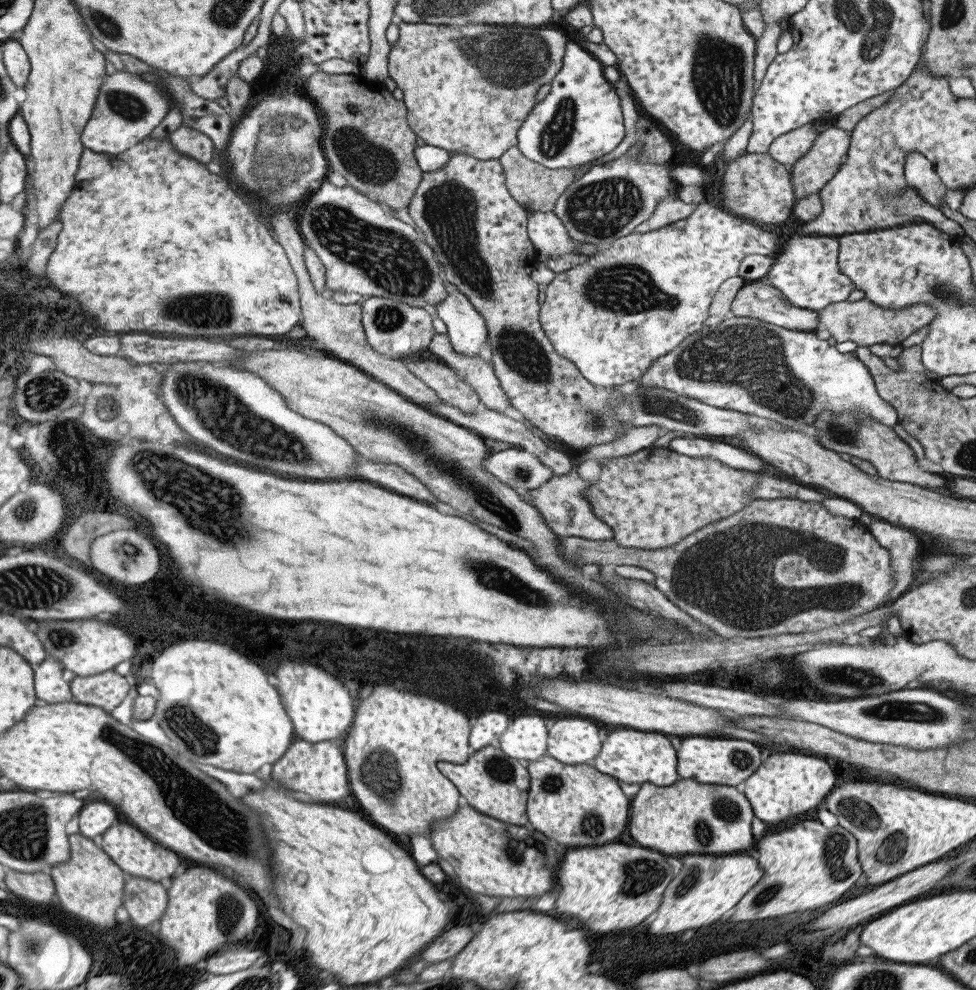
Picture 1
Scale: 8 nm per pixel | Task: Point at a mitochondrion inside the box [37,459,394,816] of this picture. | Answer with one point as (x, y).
(198, 737)

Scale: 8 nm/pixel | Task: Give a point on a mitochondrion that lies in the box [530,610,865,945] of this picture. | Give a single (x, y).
(638, 877)

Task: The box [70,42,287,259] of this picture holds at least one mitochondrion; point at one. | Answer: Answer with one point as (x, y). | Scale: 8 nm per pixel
(130, 107)

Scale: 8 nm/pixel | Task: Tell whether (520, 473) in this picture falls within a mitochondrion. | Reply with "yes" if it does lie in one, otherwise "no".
yes

